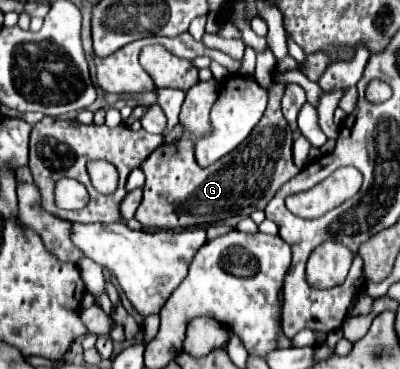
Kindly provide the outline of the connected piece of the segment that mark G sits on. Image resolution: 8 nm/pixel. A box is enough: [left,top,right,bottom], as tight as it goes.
[135,49,299,229]

